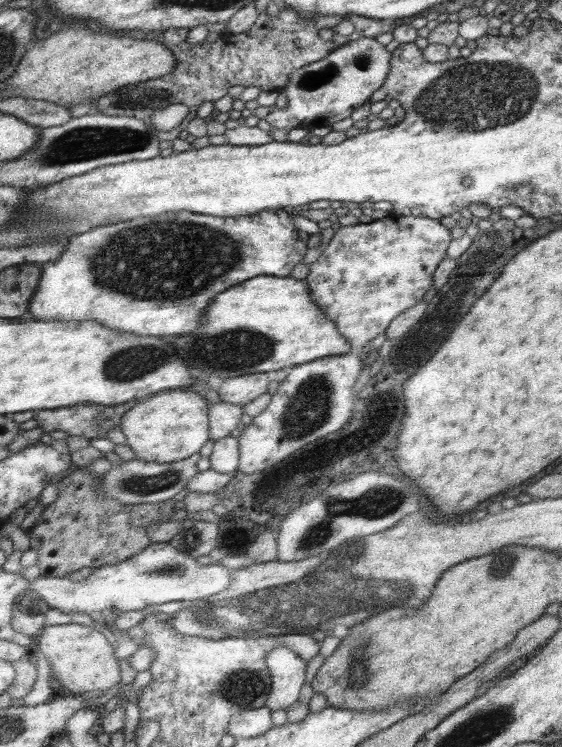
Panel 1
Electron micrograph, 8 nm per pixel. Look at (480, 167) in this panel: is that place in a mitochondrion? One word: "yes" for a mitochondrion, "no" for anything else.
no

